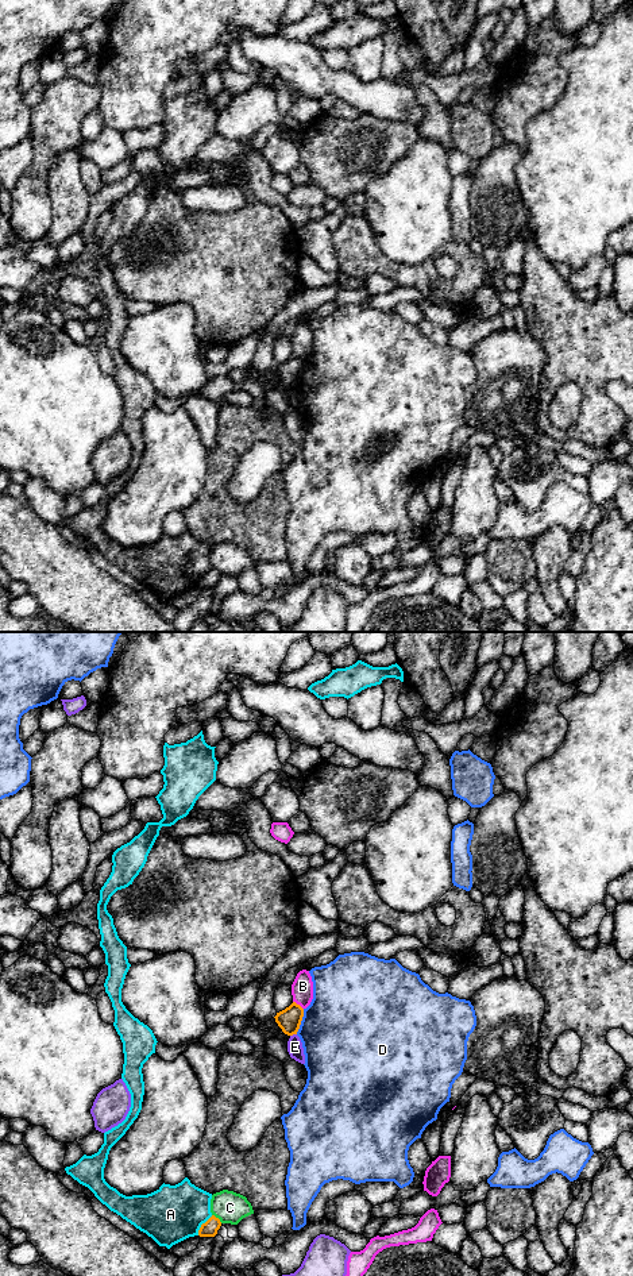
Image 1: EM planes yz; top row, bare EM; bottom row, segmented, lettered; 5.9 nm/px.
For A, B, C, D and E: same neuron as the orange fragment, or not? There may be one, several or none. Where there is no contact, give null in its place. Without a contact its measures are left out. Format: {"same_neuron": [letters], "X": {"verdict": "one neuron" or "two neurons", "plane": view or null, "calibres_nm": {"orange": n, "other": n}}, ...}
{"same_neuron": [], "A": {"verdict": "two neurons", "plane": "yz", "calibres_nm": {"orange": 100, "other": 340}}, "B": {"verdict": "two neurons", "plane": "yz", "calibres_nm": {"orange": 140, "other": 130}}, "C": {"verdict": "two neurons", "plane": "yz", "calibres_nm": {"orange": 100, "other": 190}}, "D": {"verdict": "two neurons", "plane": "yz", "calibres_nm": {"orange": 140, "other": 500}}, "E": {"verdict": "two neurons", "plane": "yz", "calibres_nm": {"orange": 140, "other": 100}}}

